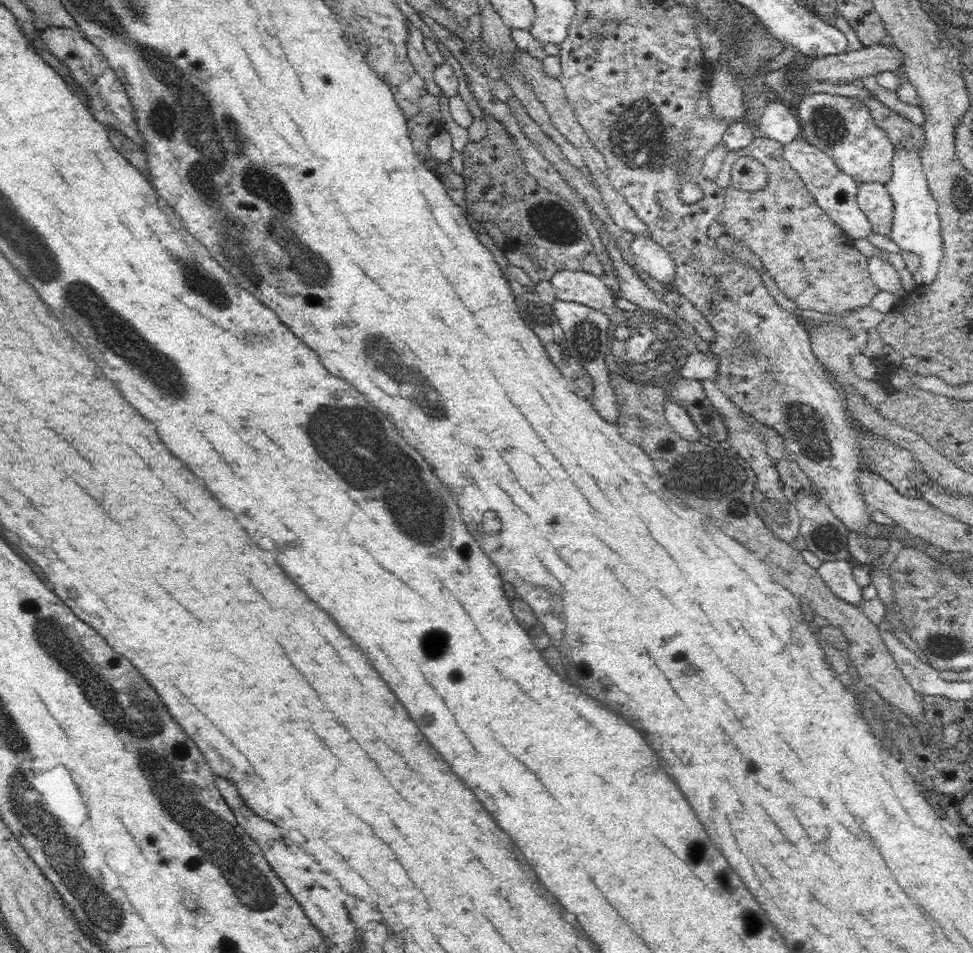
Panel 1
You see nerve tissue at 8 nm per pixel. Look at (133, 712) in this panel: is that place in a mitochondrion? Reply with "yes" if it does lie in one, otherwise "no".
yes

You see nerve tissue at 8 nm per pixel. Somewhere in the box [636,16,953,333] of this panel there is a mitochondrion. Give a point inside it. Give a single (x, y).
(830, 128)

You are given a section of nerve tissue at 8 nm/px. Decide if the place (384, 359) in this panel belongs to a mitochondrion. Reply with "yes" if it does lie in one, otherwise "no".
yes

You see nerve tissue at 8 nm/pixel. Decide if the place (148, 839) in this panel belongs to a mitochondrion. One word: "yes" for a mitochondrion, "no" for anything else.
yes

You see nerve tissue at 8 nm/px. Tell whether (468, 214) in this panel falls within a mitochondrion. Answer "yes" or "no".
no

